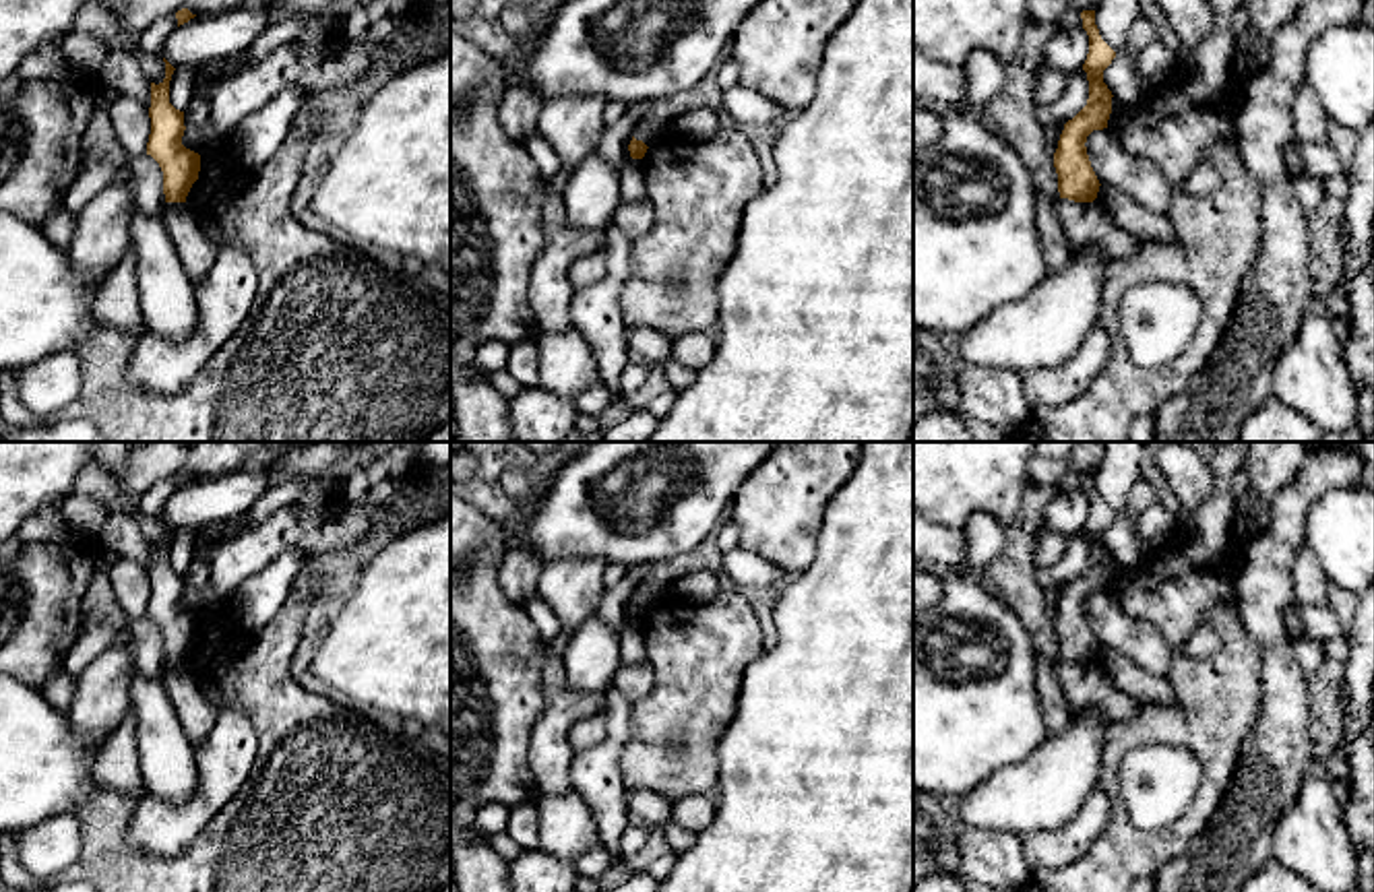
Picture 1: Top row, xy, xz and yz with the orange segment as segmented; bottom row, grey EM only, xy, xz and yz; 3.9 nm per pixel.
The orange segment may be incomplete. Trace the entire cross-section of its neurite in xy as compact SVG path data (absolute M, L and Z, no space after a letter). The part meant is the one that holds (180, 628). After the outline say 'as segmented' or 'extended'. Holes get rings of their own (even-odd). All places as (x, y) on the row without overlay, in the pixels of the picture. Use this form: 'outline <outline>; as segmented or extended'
outline M165 524L165 541L151 545L151 597L147 617L151 617L163 634L165 665L186 665L192 646L198 642L200 617L182 607L184 574L169 566L169 543L174 529Z; as segmented

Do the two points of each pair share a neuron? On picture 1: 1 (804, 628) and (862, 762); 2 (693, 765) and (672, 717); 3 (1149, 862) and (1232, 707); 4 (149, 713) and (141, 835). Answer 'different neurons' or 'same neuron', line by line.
1: same neuron
2: same neuron
3: same neuron
4: different neurons

